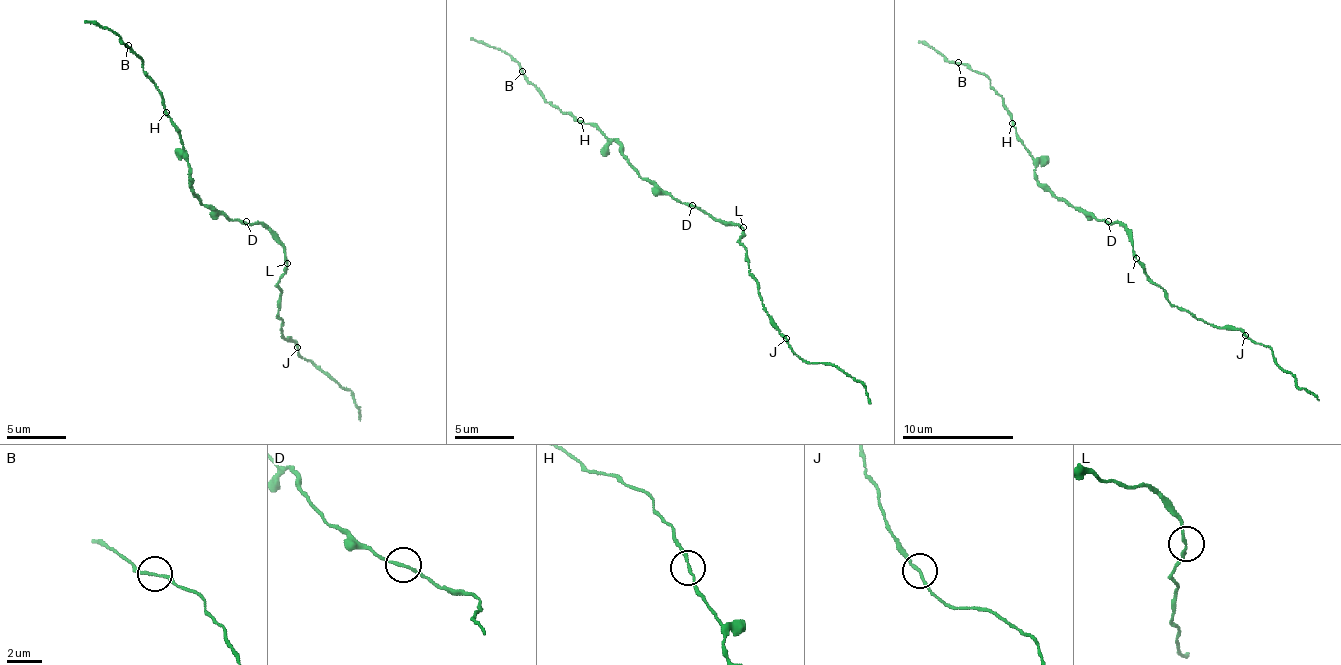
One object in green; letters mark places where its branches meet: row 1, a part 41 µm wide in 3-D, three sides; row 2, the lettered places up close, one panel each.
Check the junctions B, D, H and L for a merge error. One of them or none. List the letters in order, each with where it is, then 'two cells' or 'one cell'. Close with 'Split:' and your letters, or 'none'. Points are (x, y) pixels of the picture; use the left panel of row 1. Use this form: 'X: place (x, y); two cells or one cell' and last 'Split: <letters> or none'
B: place (128, 45); one cell
D: place (246, 221); one cell
H: place (166, 112); one cell
L: place (287, 263); one cell
Split: none

